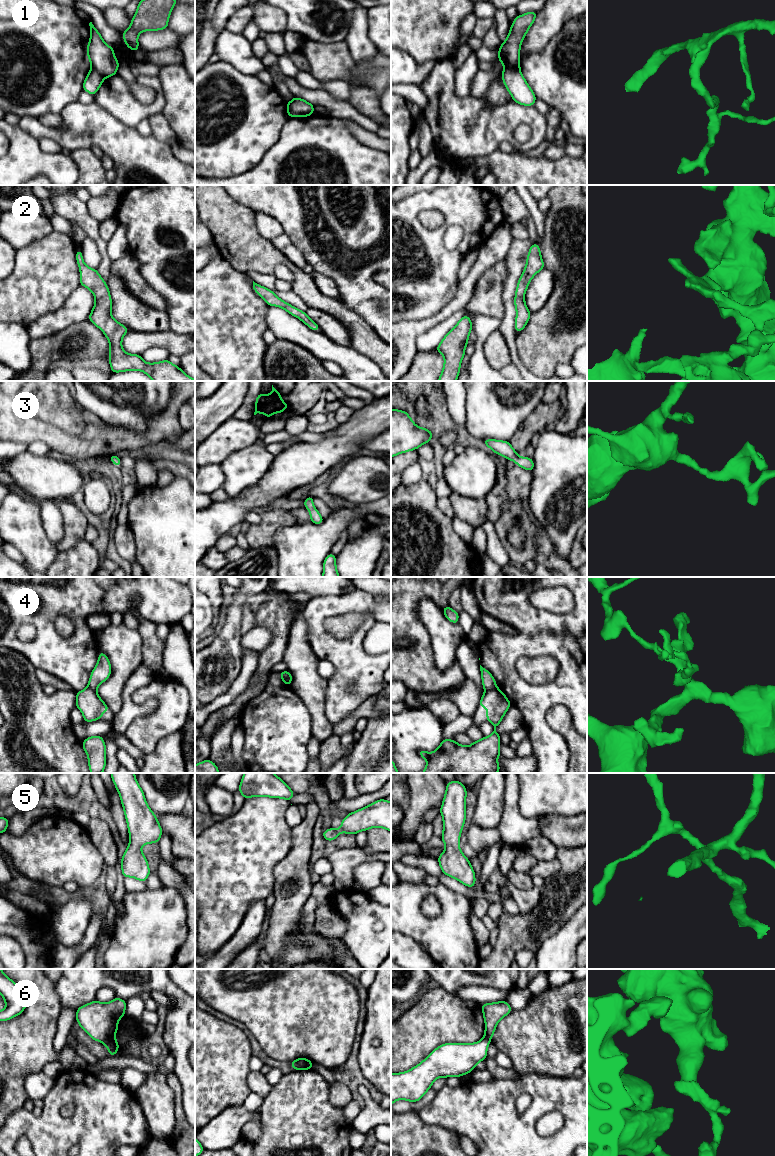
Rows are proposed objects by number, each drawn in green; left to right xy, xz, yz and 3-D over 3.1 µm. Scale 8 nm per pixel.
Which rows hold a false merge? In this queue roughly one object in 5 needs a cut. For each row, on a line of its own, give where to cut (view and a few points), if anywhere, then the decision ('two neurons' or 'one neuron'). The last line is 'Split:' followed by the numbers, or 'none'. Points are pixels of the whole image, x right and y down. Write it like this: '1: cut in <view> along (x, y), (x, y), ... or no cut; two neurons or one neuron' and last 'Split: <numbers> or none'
1: cut in yz along (519, 67), (504, 69); two neurons
2: no cut; one neuron
3: no cut; one neuron
4: cut in yz along (496, 686), (485, 690); two neurons
5: no cut; one neuron
6: cut in xy along (114, 1036), (107, 1037), (102, 1042); two neurons
Split: 1, 4, 6

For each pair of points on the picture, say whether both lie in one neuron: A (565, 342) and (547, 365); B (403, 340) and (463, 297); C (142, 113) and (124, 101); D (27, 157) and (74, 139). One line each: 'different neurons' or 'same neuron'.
A: same neuron
B: same neuron
C: same neuron
D: different neurons

